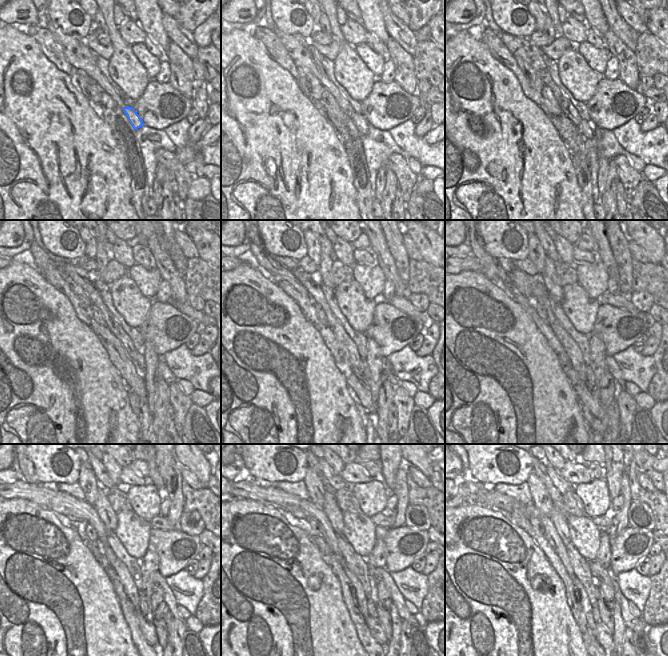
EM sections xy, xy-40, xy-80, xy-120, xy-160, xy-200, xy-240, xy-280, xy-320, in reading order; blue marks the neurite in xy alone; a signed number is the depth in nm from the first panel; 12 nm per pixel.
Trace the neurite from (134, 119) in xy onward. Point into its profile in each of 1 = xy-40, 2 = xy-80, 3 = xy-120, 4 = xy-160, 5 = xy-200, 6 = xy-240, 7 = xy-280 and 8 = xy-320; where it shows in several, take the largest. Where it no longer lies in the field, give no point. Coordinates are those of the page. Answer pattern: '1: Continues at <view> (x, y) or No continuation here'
1: Continues at xy-40 (359, 120)
2: Continues at xy-80 (586, 127)
3: Continues at xy-120 (139, 363)
4: Continues at xy-160 (365, 371)
5: Continues at xy-200 (591, 380)
6: Continues at xy-240 (145, 604)
7: Continues at xy-280 (371, 606)
8: Continues at xy-320 (595, 611)

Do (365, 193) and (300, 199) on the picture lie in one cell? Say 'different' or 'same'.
different

